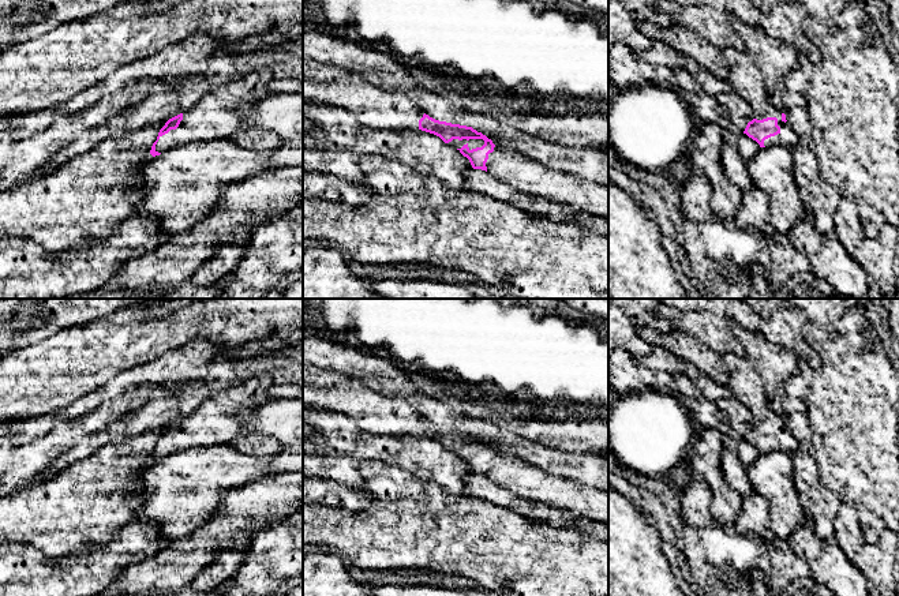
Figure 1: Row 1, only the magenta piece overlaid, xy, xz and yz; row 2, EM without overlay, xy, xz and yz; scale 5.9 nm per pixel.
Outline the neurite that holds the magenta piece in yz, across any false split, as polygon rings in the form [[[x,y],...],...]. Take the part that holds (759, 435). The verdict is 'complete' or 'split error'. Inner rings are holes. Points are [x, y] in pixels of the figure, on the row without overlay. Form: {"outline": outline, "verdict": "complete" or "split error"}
{"outline": [[[727,353],[723,360],[727,367],[727,386],[754,419],[754,424],[748,428],[743,439],[756,446],[760,453],[782,450],[793,454],[799,447],[799,442],[787,428],[786,420],[769,409],[765,385],[750,359],[746,355]]], "verdict": "split error"}

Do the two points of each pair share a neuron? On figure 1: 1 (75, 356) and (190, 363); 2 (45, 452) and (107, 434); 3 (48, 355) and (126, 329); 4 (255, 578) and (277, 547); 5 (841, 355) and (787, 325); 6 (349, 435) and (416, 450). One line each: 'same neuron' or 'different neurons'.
1: different neurons
2: different neurons
3: same neuron
4: same neuron
5: different neurons
6: same neuron

